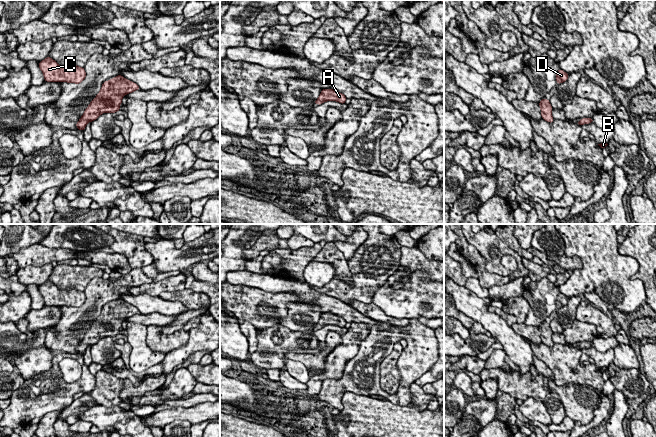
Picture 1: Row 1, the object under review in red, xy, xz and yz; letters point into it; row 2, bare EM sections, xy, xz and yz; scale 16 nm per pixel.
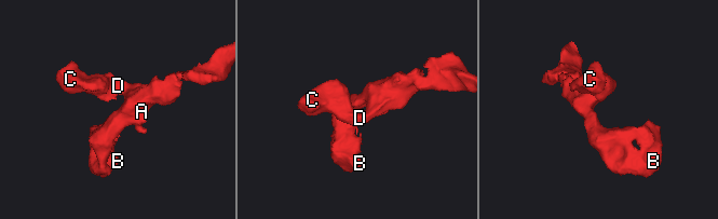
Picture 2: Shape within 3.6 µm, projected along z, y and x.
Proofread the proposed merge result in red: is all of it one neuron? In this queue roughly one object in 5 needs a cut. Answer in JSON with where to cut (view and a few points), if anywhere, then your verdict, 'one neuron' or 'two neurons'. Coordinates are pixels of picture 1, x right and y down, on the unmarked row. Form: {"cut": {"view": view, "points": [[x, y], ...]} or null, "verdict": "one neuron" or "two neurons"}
{"cut": null, "verdict": "one neuron"}

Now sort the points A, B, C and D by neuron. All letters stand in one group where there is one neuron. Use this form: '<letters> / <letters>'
A B C D

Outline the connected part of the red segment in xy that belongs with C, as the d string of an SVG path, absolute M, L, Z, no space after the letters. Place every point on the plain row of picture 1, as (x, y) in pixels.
M51 281L39 286L39 292L44 299L46 306L67 306L79 308L86 301L85 293L77 289L65 291L60 290Z

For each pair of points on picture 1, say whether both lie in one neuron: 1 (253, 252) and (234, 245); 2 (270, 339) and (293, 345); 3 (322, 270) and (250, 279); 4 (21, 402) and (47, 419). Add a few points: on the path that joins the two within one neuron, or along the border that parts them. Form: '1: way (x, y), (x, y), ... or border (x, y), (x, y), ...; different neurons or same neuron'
1: border (260, 235), (248, 249), (243, 251), (244, 259); different neurons
2: way (276, 340), (287, 341); same neuron
3: border (304, 281), (308, 285); different neurons
4: border (61, 406), (46, 412), (41, 417); different neurons

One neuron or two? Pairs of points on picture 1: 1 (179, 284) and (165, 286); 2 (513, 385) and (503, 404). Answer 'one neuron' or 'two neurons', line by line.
1: one neuron
2: two neurons

